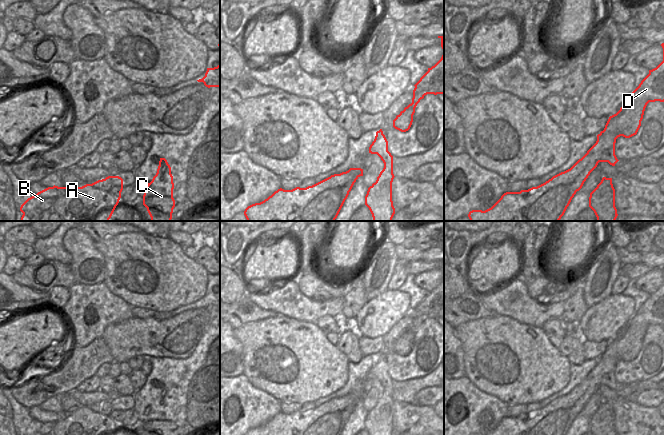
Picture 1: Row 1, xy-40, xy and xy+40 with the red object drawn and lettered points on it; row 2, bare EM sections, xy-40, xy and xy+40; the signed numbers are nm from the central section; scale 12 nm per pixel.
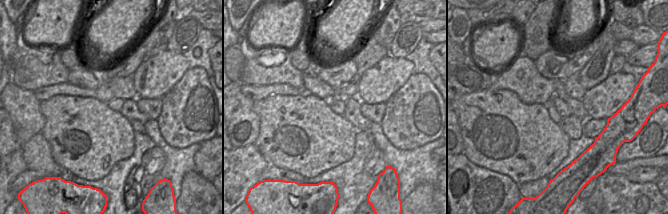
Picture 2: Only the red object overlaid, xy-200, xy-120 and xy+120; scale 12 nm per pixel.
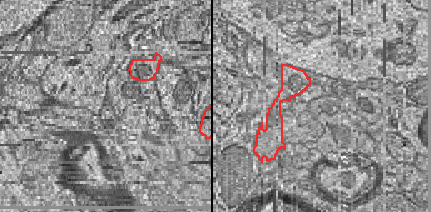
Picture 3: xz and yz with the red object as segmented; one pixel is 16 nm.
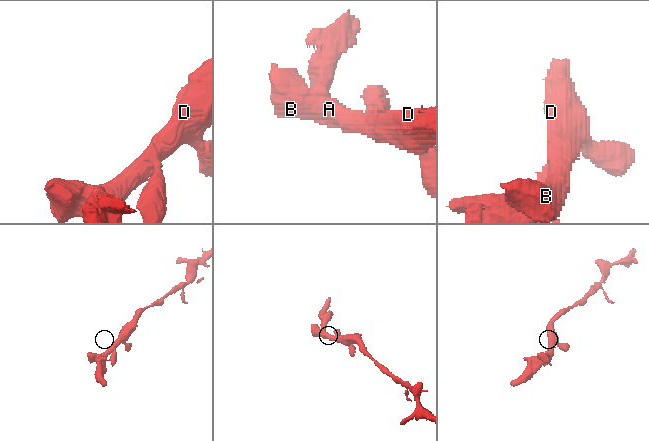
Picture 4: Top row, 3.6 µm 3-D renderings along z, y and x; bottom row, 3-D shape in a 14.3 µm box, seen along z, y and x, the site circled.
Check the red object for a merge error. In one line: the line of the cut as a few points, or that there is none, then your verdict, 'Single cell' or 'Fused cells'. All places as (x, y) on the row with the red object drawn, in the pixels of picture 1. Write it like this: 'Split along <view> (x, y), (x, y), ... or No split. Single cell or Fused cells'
No split. Single cell.

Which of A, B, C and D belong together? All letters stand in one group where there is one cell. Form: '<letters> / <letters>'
A B C D

